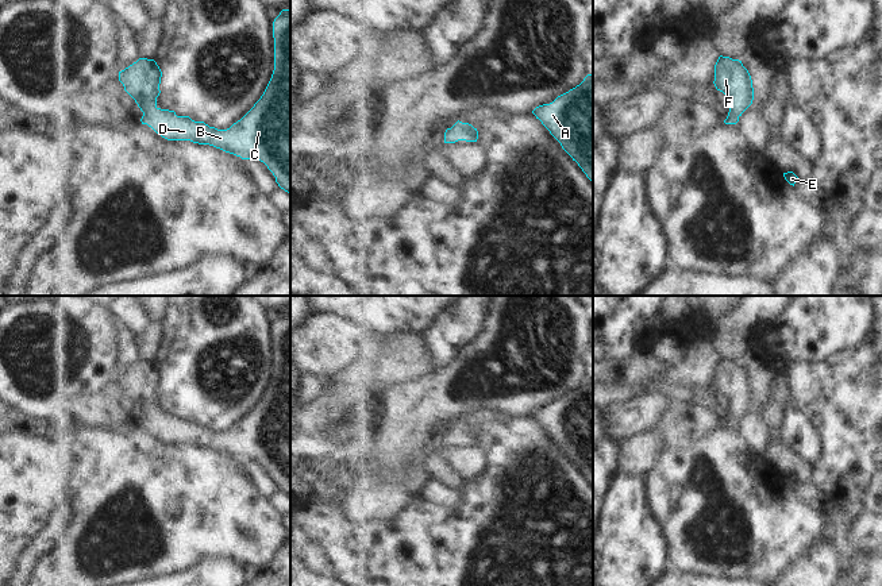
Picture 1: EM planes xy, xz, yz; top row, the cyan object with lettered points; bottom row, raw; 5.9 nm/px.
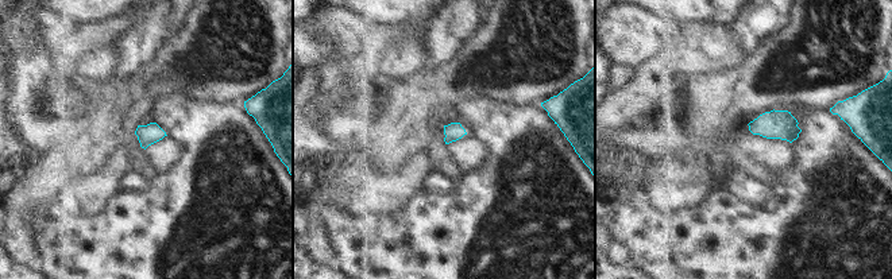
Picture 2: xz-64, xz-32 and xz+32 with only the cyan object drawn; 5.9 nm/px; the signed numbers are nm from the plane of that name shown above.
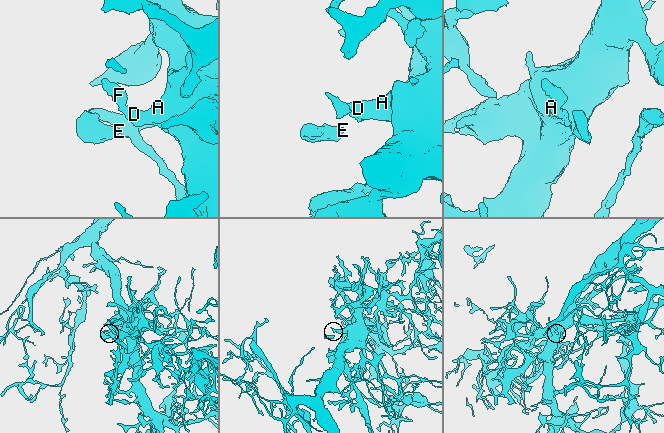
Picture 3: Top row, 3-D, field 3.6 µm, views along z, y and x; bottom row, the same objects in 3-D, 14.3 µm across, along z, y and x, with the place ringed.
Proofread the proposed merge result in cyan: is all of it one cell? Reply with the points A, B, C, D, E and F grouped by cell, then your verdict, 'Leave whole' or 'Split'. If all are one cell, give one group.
Groups: A B C D E F. Leave whole.

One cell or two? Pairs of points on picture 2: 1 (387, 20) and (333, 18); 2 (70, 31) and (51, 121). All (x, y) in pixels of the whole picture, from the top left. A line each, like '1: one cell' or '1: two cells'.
1: two cells
2: two cells

